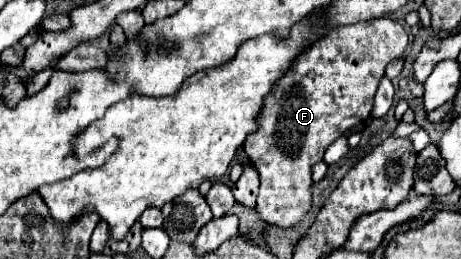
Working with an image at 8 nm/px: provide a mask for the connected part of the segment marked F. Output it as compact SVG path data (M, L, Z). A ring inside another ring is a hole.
M377 18L377 20L371 20L371 22L357 22L357 24L351 24L351 26L341 26L337 30L331 30L327 32L323 38L315 40L305 52L299 54L299 58L291 64L291 68L273 84L275 88L271 88L271 92L265 96L263 100L263 106L261 106L261 112L259 112L259 120L257 120L257 130L251 132L245 140L245 152L251 160L251 164L255 166L255 170L259 172L261 176L261 186L259 186L259 196L257 196L257 206L255 206L255 212L259 214L259 218L267 224L273 224L273 226L281 226L281 228L289 228L289 226L295 226L299 224L299 220L303 220L303 216L307 214L307 208L311 208L311 166L321 162L323 160L323 154L327 150L329 144L333 144L339 136L347 134L353 126L359 126L361 122L365 122L371 114L371 108L373 108L373 96L377 92L377 86L379 86L379 80L383 78L385 74L385 66L393 60L393 58L399 58L403 56L405 48L409 44L409 36L403 28L401 22L395 22L395 20L389 20L389 18Z

